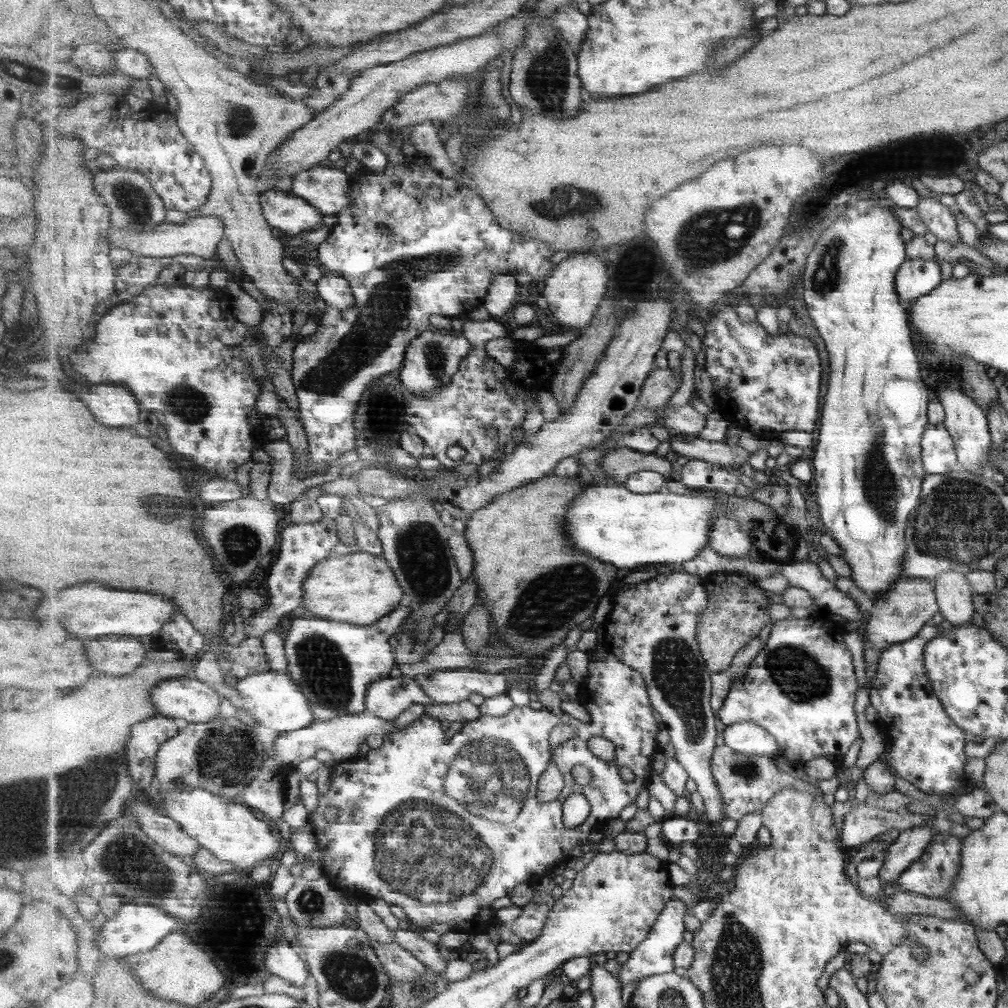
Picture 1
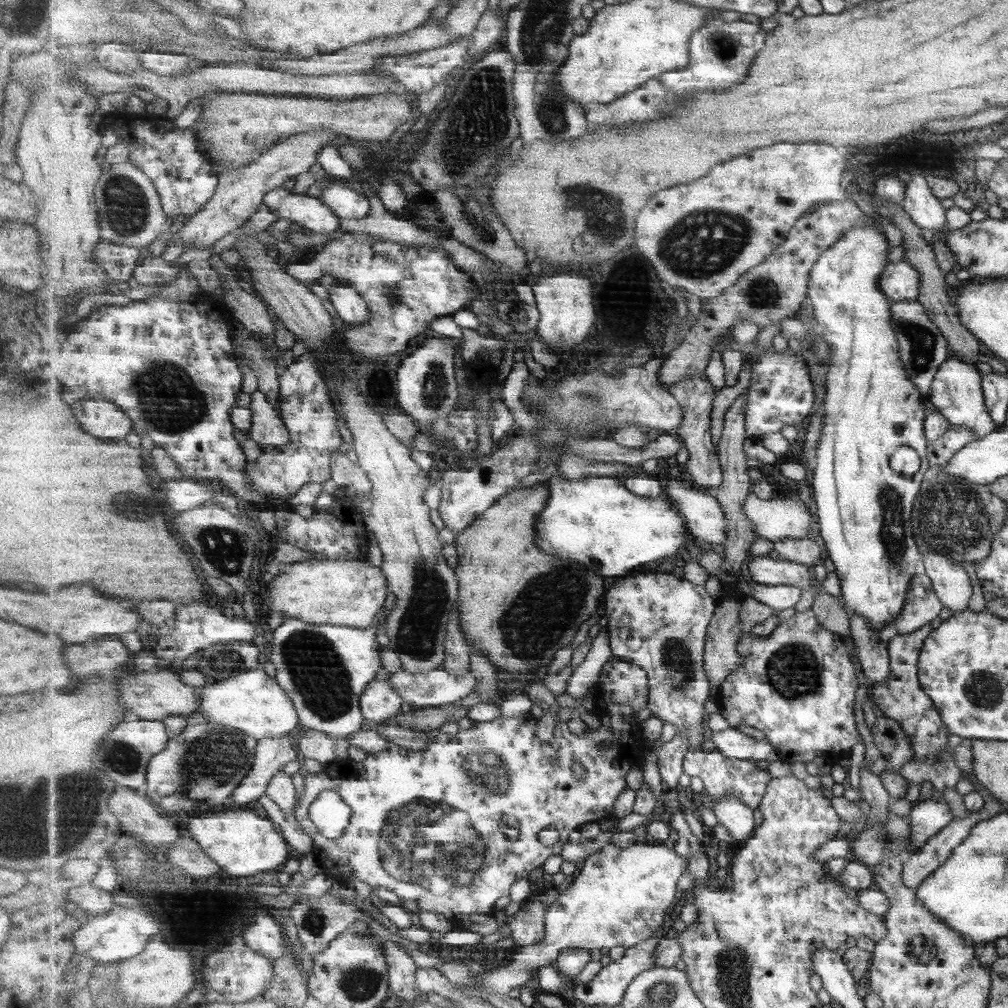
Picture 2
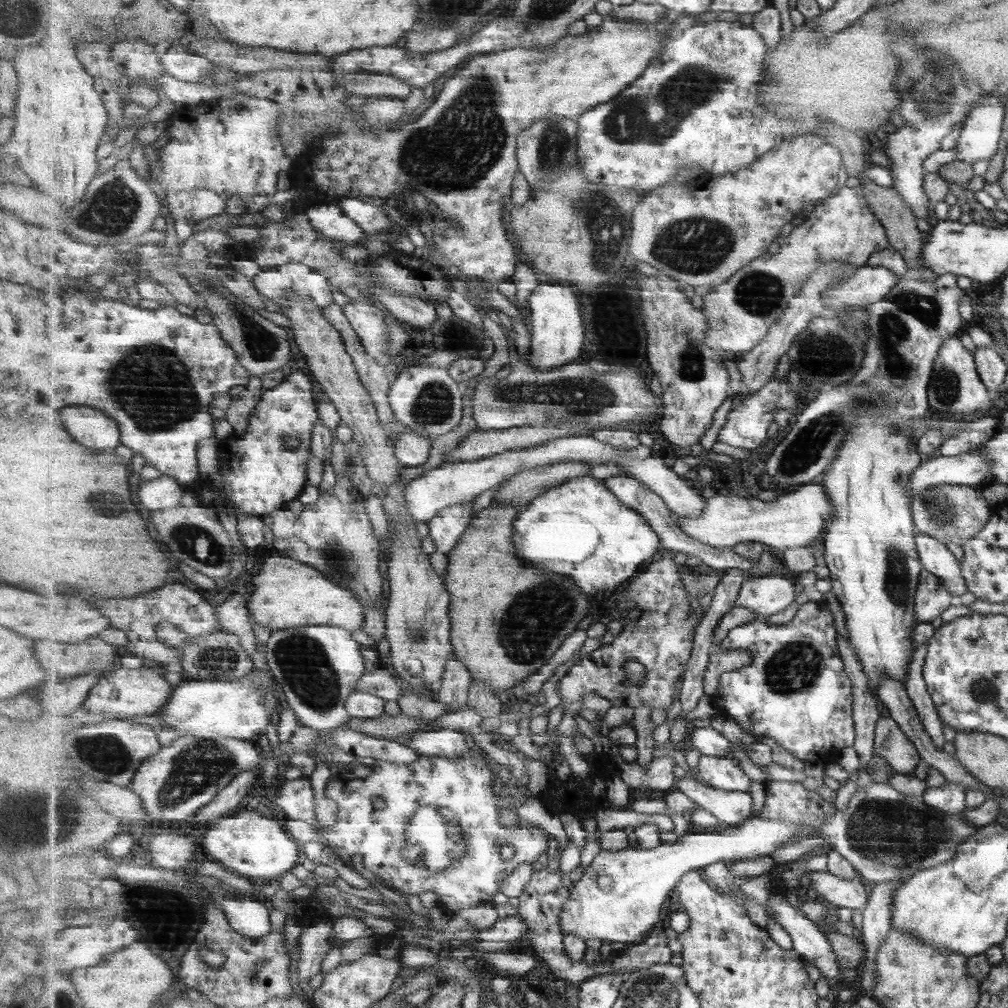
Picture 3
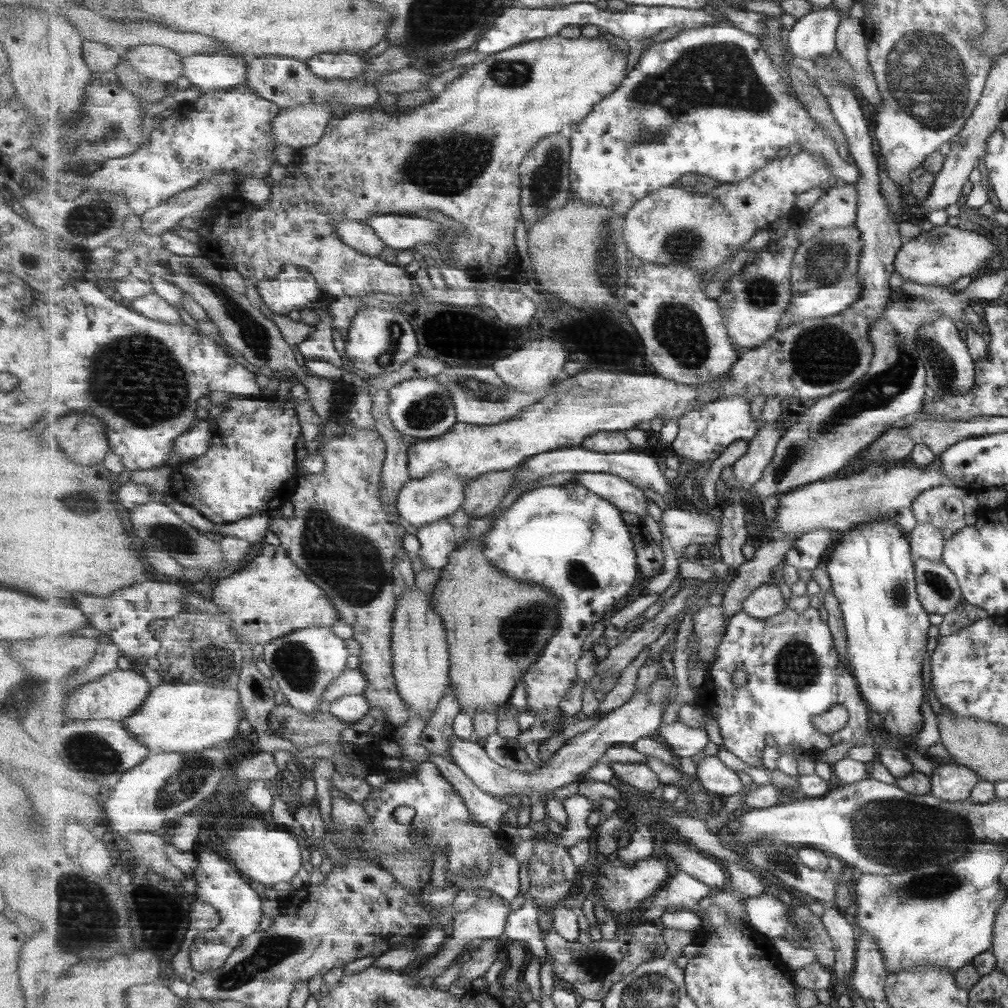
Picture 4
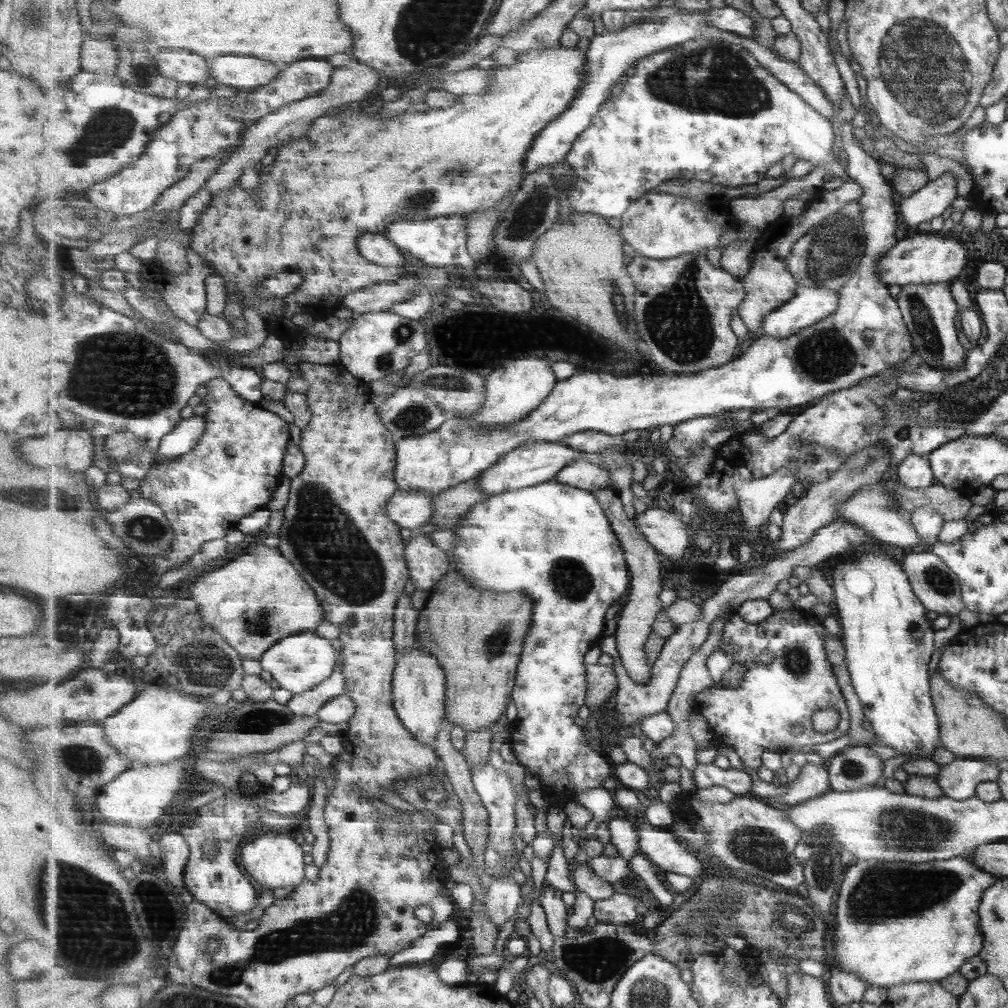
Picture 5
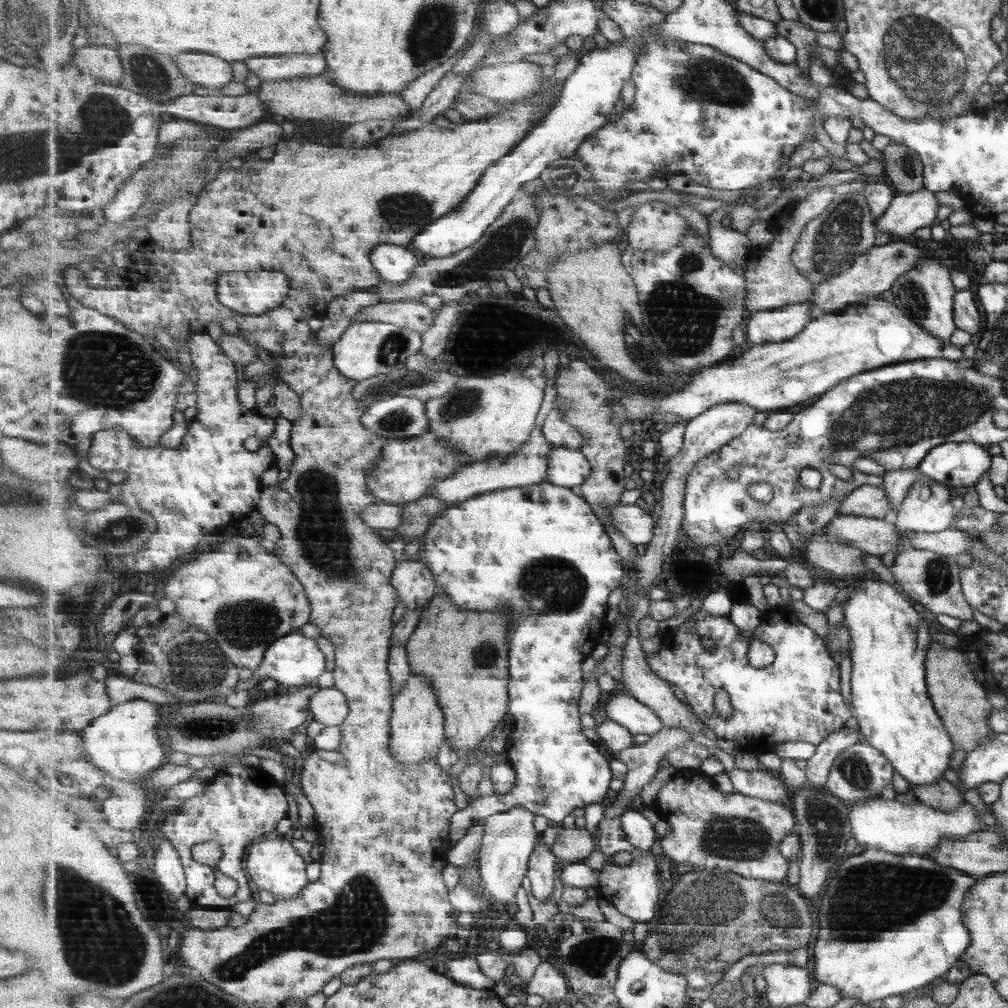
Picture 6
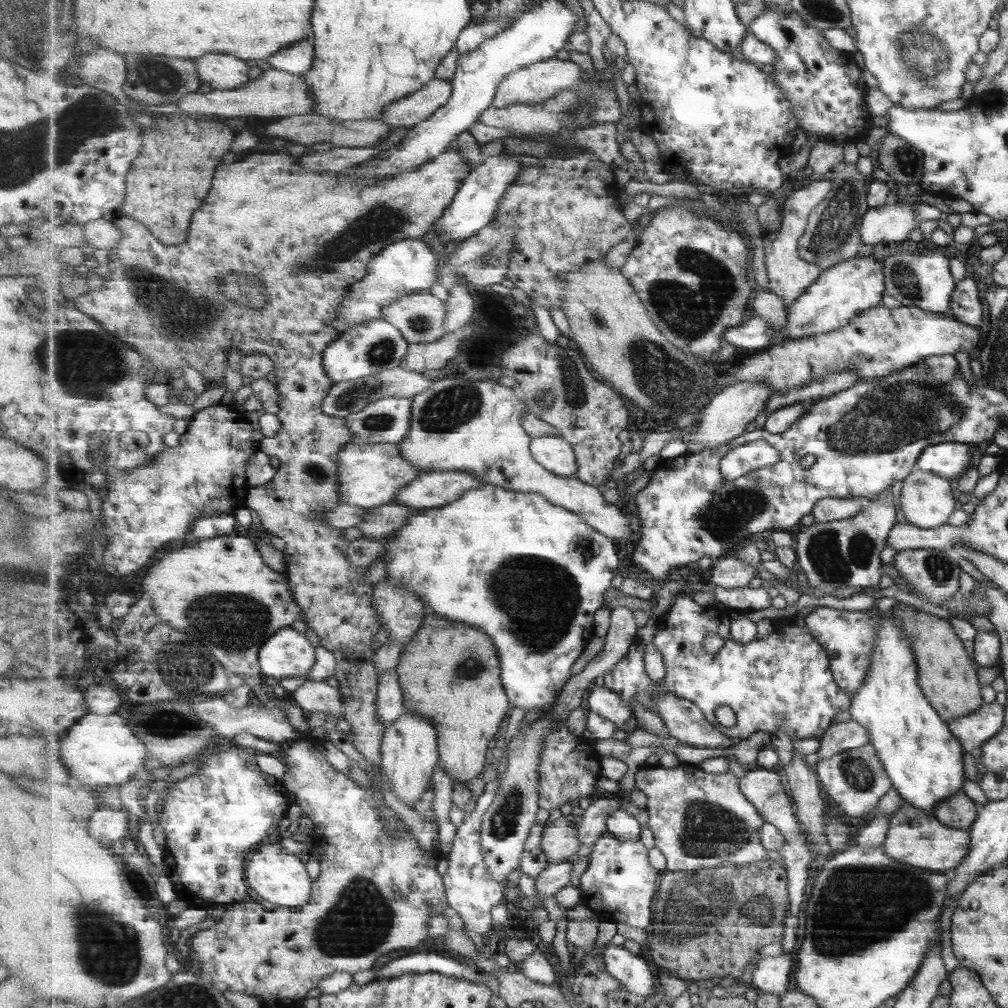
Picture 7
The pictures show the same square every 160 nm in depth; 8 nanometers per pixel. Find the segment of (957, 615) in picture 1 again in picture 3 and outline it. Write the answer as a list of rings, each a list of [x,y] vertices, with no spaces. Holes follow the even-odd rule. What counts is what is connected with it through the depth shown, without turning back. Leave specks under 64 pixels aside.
[[[919,533],[916,534],[914,542],[922,570],[927,570],[929,574],[940,578],[942,585],[955,599],[966,592],[959,564],[945,547],[945,544],[937,542],[931,536],[923,536]]]

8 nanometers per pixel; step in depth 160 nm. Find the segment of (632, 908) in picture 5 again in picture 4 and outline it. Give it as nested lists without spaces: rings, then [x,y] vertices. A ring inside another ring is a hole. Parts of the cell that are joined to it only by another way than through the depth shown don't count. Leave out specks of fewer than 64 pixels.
[[[676,869],[670,882],[647,900],[647,904],[671,903],[673,906],[685,906],[705,918],[699,902],[703,902],[703,898],[708,897],[709,892],[711,887],[690,874]]]

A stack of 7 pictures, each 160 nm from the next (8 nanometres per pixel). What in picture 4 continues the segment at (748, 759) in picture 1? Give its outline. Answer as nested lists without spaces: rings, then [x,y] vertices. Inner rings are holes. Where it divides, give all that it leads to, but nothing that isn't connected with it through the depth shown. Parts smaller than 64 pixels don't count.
[[[707,756],[696,765],[696,774],[702,786],[708,792],[733,796],[742,794],[746,788],[733,768],[728,766],[717,756]]]

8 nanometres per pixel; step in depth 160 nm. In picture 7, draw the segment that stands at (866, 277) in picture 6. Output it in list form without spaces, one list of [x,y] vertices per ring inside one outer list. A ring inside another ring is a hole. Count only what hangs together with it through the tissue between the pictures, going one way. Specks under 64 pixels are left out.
[[[872,255],[851,257],[822,271],[818,281],[807,289],[807,294],[786,307],[789,320],[784,325],[782,339],[805,340],[847,326],[859,312],[881,304],[883,279],[882,262]]]

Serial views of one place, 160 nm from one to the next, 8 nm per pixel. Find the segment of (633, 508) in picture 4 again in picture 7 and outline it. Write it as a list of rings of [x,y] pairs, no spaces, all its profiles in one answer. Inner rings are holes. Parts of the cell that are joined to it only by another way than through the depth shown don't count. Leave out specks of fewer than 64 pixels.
[[[561,436],[532,438],[530,449],[547,469],[562,477],[573,477],[578,471],[577,455],[568,440]]]

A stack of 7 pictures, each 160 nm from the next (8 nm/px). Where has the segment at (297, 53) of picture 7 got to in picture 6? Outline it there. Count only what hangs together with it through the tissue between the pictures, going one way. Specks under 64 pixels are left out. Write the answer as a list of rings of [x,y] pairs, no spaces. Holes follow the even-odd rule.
[[[289,54],[279,56],[259,56],[244,61],[247,64],[247,72],[252,73],[260,82],[283,82],[298,77],[317,77],[324,75],[327,61],[324,54]]]

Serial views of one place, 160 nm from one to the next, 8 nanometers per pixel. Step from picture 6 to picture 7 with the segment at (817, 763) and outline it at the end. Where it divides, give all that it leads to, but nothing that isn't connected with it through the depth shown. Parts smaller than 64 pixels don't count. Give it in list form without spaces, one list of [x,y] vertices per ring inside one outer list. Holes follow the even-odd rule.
[[[853,719],[834,723],[821,737],[822,745],[817,755],[821,759],[863,746],[869,740],[867,731]]]

